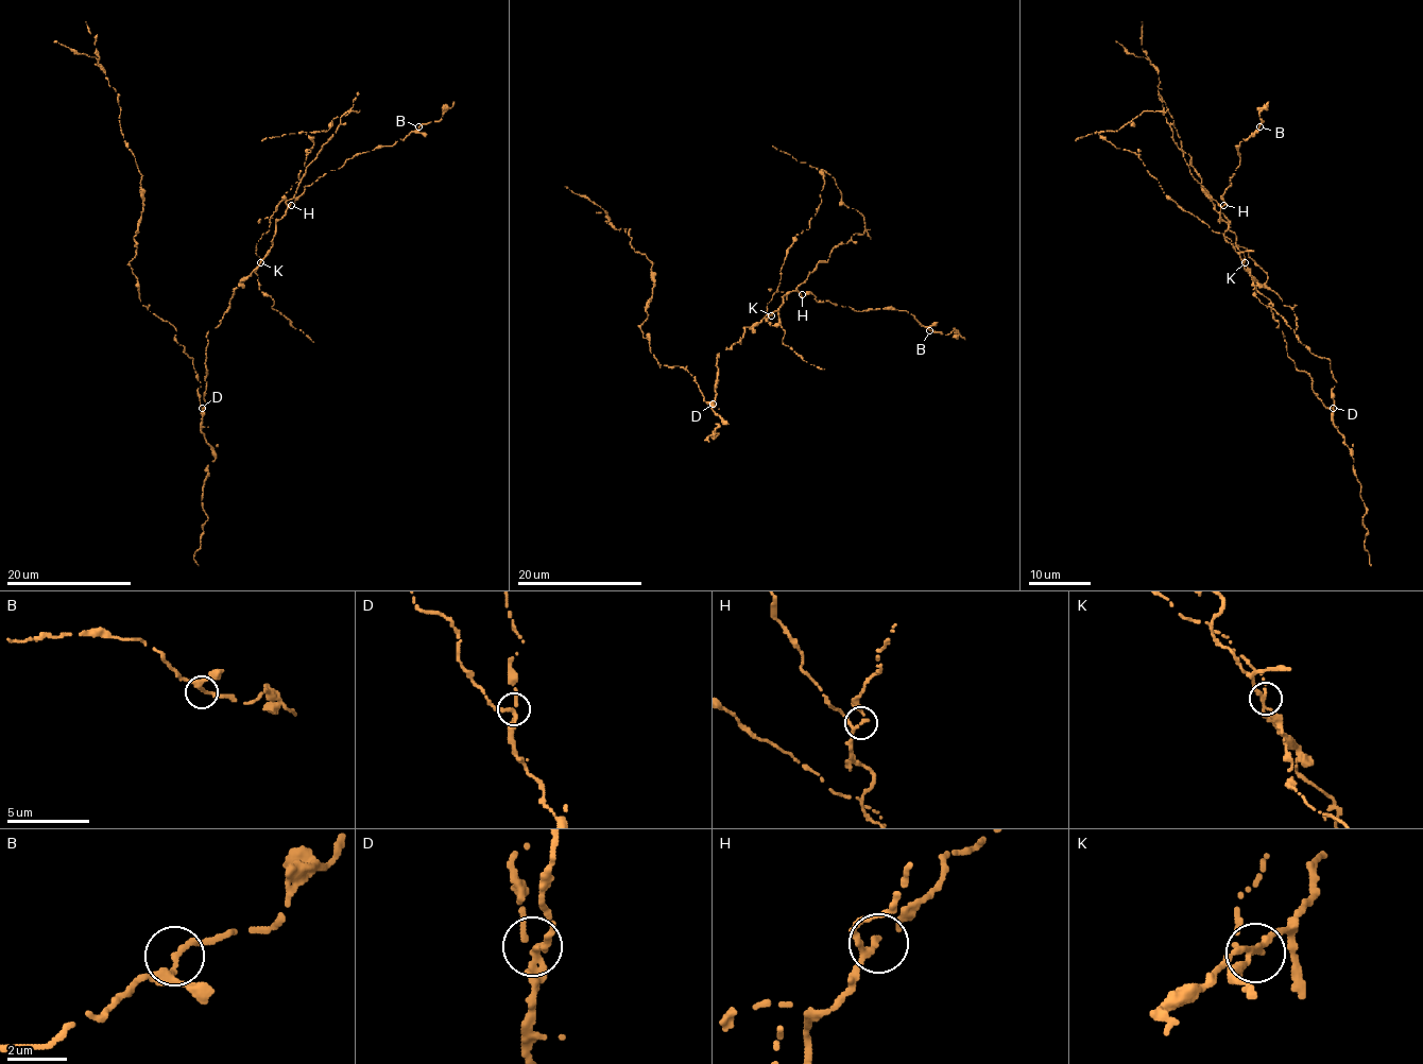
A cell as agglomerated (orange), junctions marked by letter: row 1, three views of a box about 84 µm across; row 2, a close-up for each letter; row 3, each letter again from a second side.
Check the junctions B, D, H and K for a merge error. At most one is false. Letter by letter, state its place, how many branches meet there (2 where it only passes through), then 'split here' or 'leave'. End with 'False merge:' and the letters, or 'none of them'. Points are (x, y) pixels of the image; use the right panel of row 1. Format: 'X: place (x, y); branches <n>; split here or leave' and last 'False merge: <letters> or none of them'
B: place (1259, 126); branches 2; leave
D: place (1333, 408); branches 3; leave
H: place (1223, 205); branches 3; leave
K: place (1245, 262); branches 3; split here
False merge: K

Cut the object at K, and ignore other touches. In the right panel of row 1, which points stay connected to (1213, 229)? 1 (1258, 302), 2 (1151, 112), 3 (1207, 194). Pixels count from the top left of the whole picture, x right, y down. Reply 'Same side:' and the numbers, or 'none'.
Same side: 1, 2

